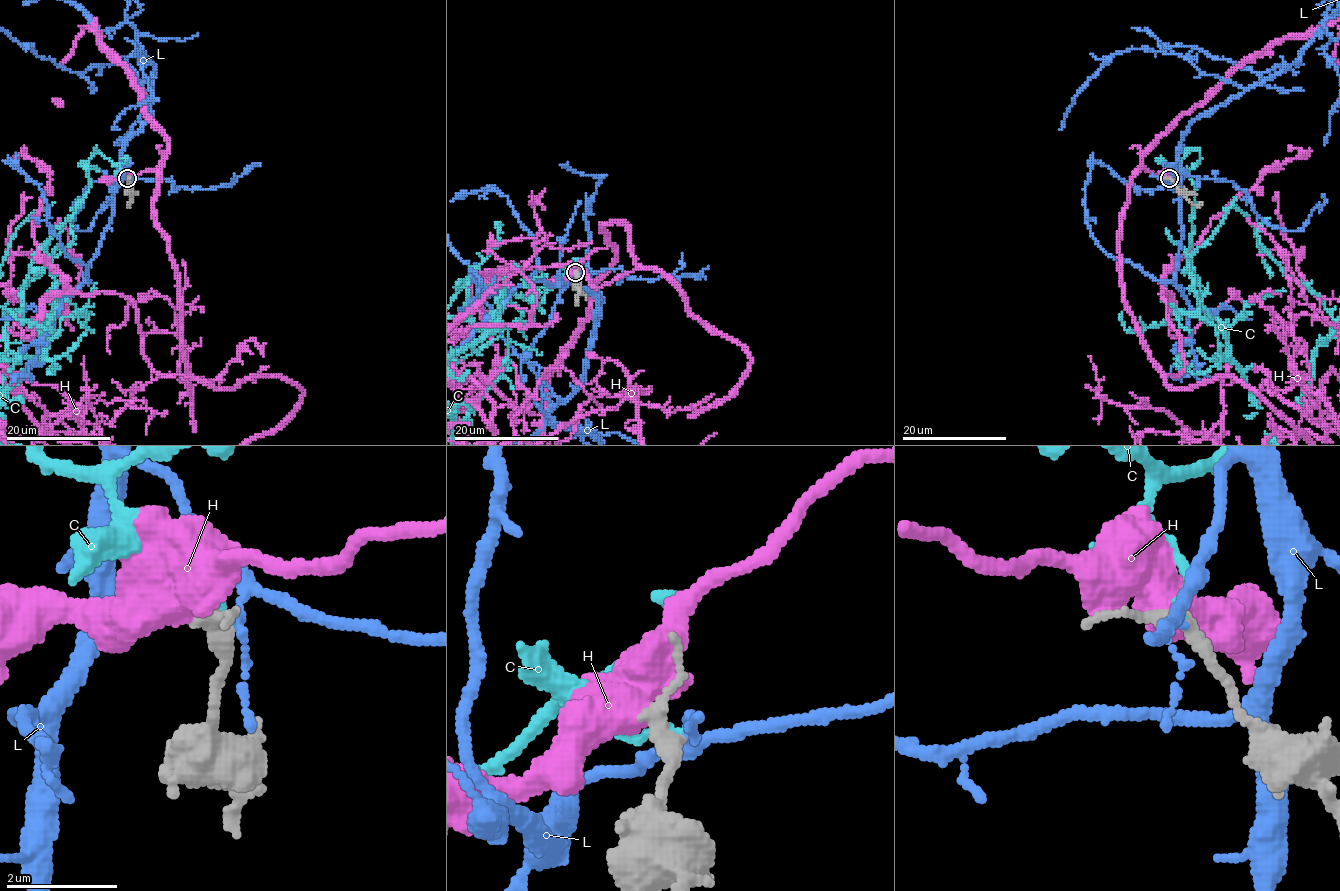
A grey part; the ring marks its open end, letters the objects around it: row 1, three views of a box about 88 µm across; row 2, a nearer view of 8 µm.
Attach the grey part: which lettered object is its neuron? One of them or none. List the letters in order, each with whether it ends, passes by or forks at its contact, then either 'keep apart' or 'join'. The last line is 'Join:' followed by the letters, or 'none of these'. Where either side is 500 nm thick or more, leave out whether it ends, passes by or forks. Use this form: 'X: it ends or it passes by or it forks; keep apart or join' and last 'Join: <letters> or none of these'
C: it ends; keep apart
H: keep apart
L: it forks; keep apart
Join: none of these

